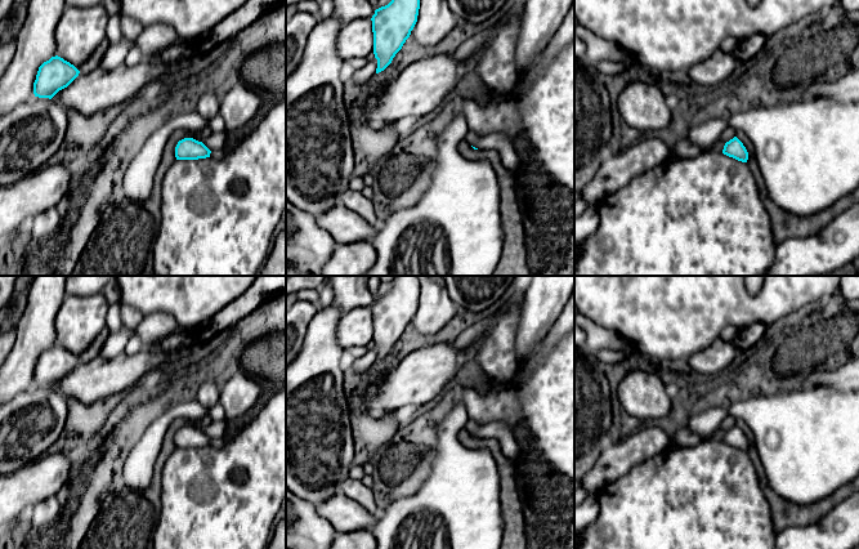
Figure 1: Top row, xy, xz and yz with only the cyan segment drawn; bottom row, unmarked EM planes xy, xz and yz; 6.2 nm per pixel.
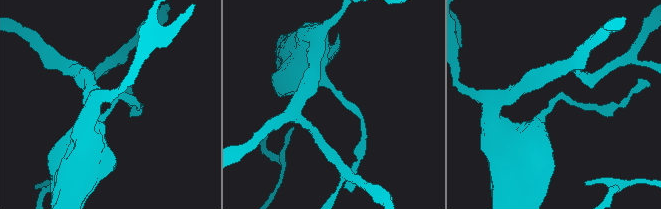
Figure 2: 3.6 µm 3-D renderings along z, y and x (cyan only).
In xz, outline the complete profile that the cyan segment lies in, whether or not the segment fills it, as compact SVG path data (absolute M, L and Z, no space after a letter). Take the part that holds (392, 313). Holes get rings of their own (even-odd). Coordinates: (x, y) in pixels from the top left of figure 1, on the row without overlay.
M395 276L392 290L372 304L373 343L376 362L384 360L402 338L413 318L419 298L419 276Z

